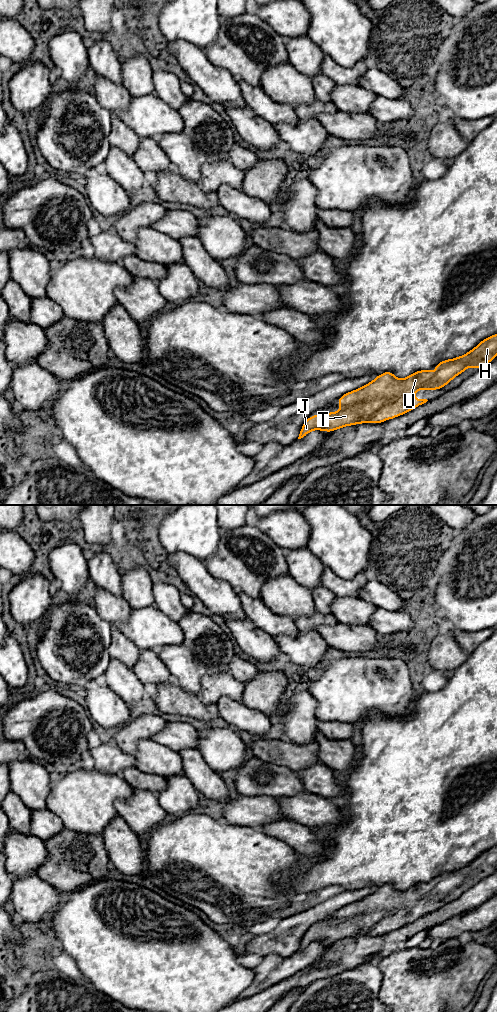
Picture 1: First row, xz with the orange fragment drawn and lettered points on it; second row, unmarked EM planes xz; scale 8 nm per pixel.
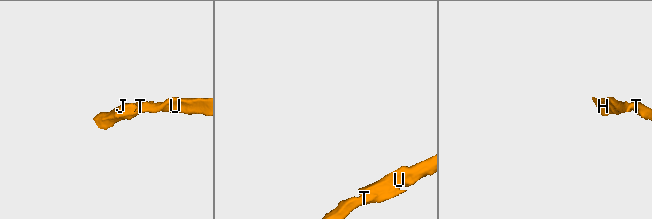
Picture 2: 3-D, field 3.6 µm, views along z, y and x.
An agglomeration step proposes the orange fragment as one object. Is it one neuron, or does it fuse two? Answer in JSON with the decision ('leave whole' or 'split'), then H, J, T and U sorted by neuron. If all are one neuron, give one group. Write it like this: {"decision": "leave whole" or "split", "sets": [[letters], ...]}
{"decision": "leave whole", "sets": [["H", "J", "T", "U"]]}

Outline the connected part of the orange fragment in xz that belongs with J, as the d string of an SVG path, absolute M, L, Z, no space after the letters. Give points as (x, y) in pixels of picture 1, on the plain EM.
M497 846L481 853L467 866L435 877L432 881L438 882L437 887L430 882L420 882L405 891L397 891L392 884L384 884L367 897L338 910L338 919L342 919L342 922L309 929L298 951L311 942L332 944L349 937L367 934L377 936L403 927L428 913L413 911L412 907L417 902L441 901L469 878L478 882L496 868Z

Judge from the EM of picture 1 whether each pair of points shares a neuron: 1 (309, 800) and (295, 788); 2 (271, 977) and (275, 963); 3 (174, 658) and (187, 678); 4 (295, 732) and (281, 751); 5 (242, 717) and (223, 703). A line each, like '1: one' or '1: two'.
1: two
2: one
3: one
4: two
5: one

